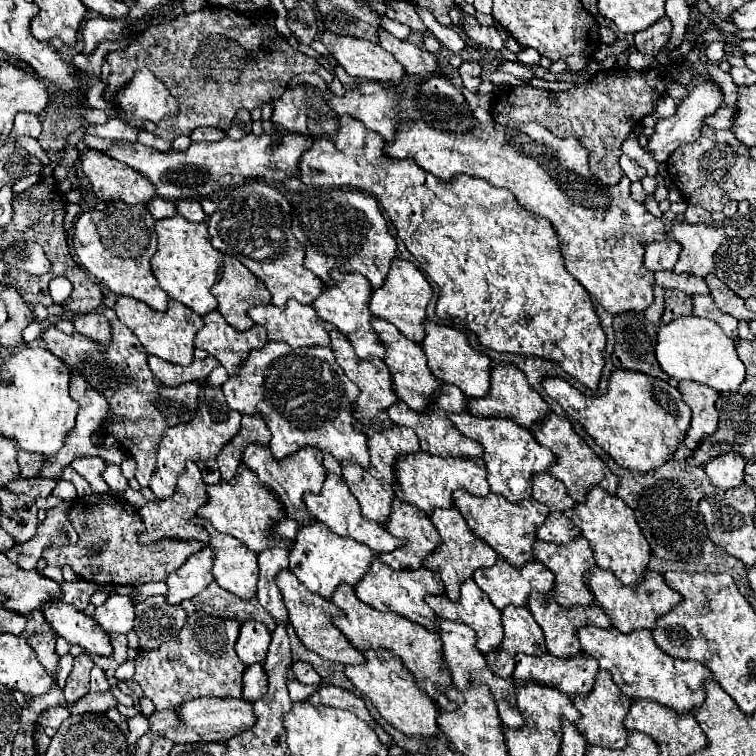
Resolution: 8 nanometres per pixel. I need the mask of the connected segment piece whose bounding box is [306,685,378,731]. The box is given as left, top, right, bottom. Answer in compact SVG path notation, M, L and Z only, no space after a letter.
M320 685L320 689L318 689L314 695L310 695L310 697L306 699L306 703L310 703L310 705L318 705L318 703L322 703L322 705L328 705L328 707L346 709L346 711L354 713L356 717L364 719L366 723L370 723L370 727L378 731L378 723L372 719L370 713L366 713L366 705L364 705L364 701L362 701L360 697L356 697L354 693L346 691L346 689L332 687L332 685Z

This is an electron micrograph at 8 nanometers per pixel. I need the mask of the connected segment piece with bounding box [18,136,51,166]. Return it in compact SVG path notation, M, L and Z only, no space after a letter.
M29 136L18 137L18 143L20 146L26 150L30 155L34 155L38 159L40 159L45 166L51 164L50 159L48 158L47 154L41 148L39 142L36 139L33 139Z

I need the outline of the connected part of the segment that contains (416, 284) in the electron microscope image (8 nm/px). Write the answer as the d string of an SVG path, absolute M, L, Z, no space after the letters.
M394 259L390 265L386 283L372 293L370 311L374 313L374 317L380 317L380 319L396 325L398 331L406 339L410 339L414 343L422 343L426 337L424 321L426 321L426 305L430 303L430 299L432 299L432 287L426 281L426 277L418 271L418 267L410 261Z

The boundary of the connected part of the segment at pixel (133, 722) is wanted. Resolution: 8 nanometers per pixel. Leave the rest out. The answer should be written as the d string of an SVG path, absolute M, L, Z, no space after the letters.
M136 715L136 717L132 717L132 719L128 721L128 725L130 725L128 747L134 747L134 745L136 745L136 741L138 741L138 737L142 737L142 733L146 733L146 731L148 731L150 721L148 721L148 717L146 717L146 715Z

